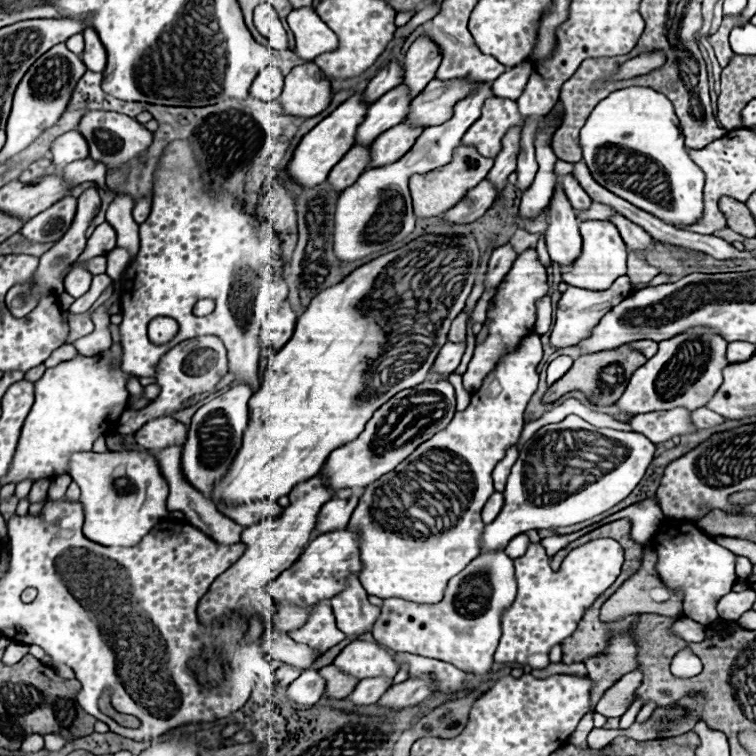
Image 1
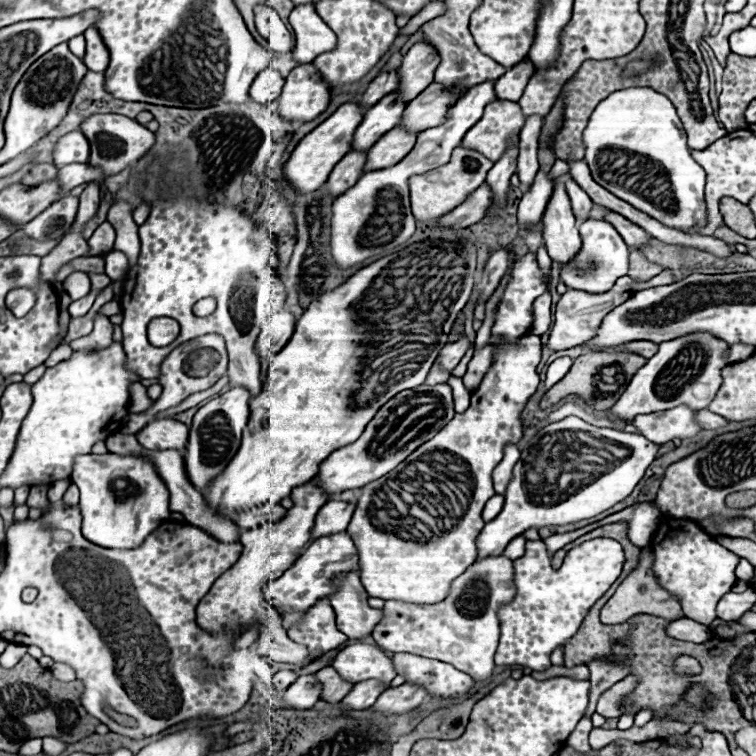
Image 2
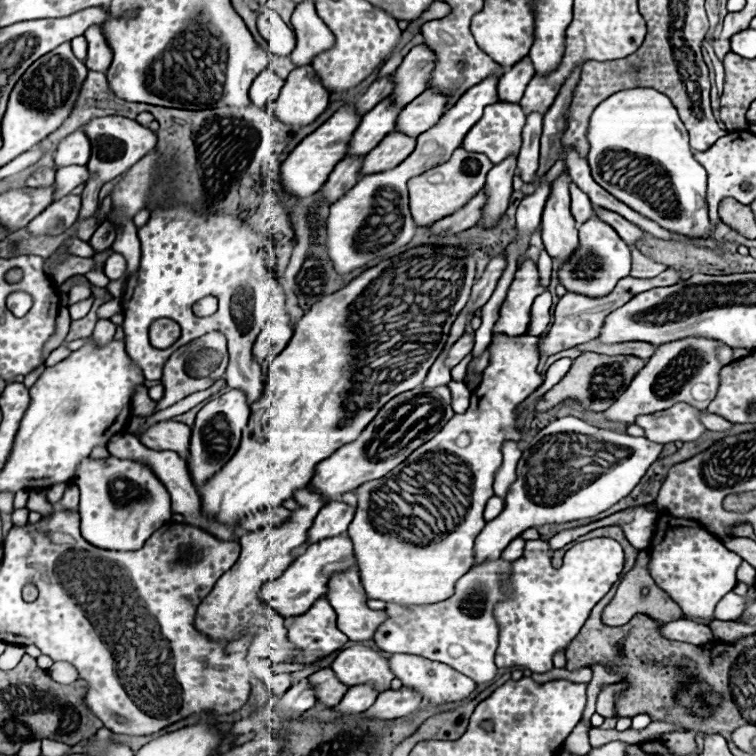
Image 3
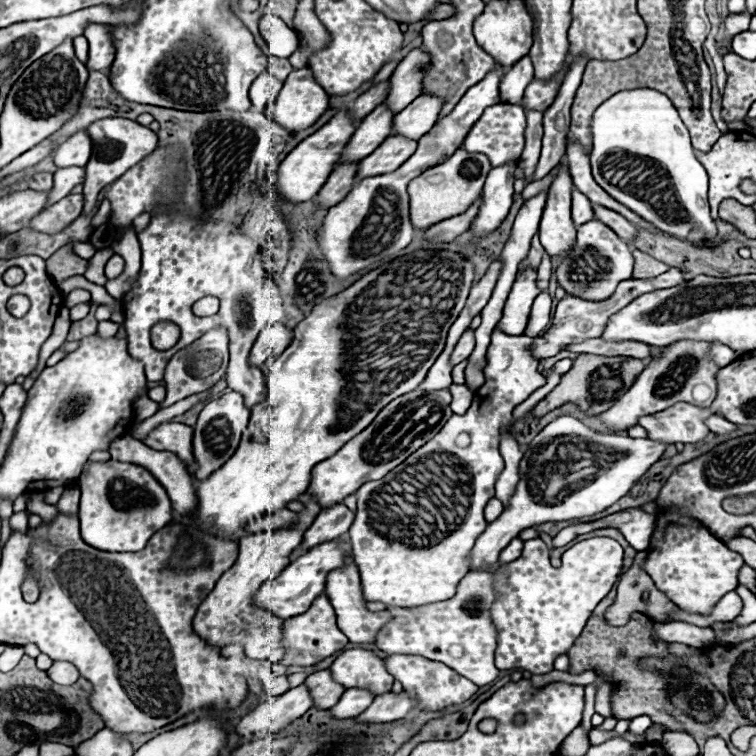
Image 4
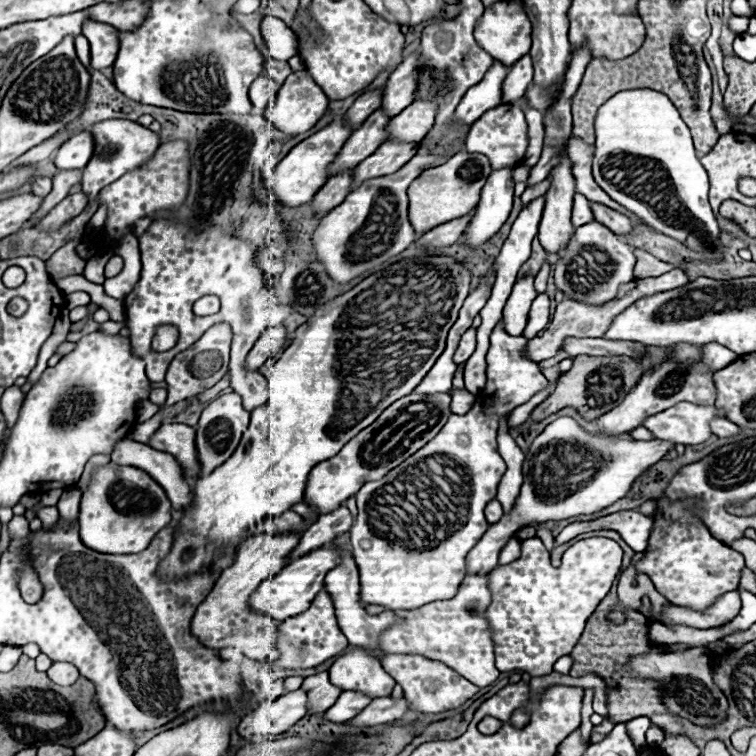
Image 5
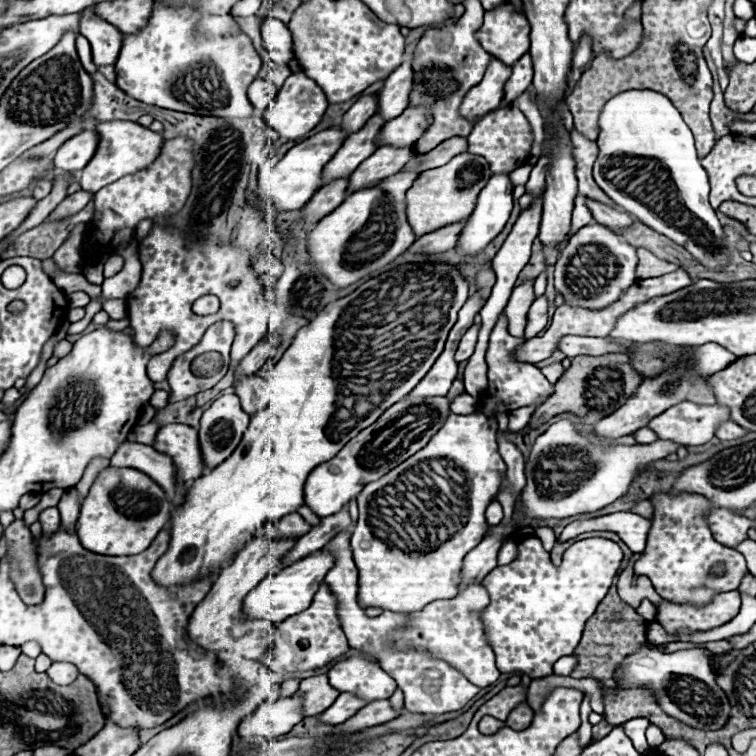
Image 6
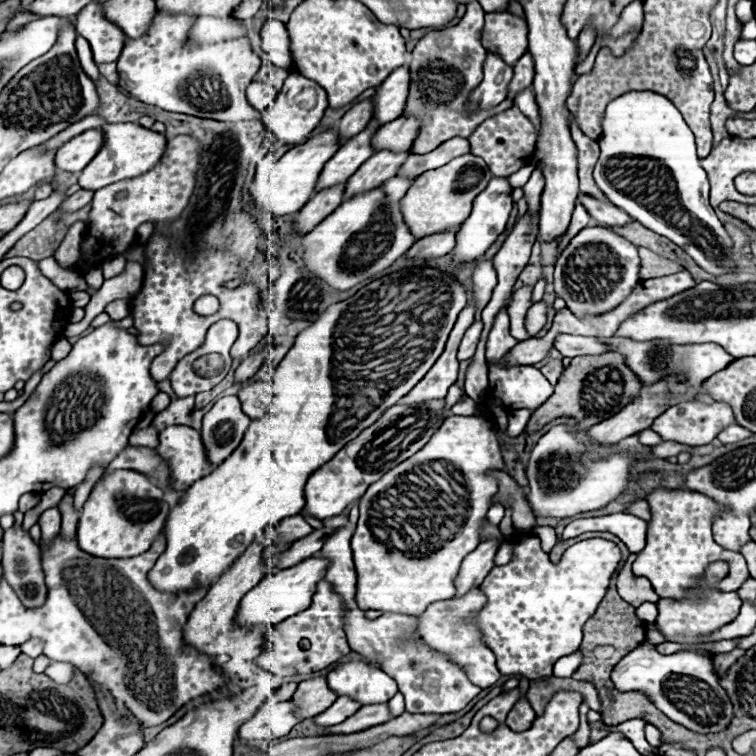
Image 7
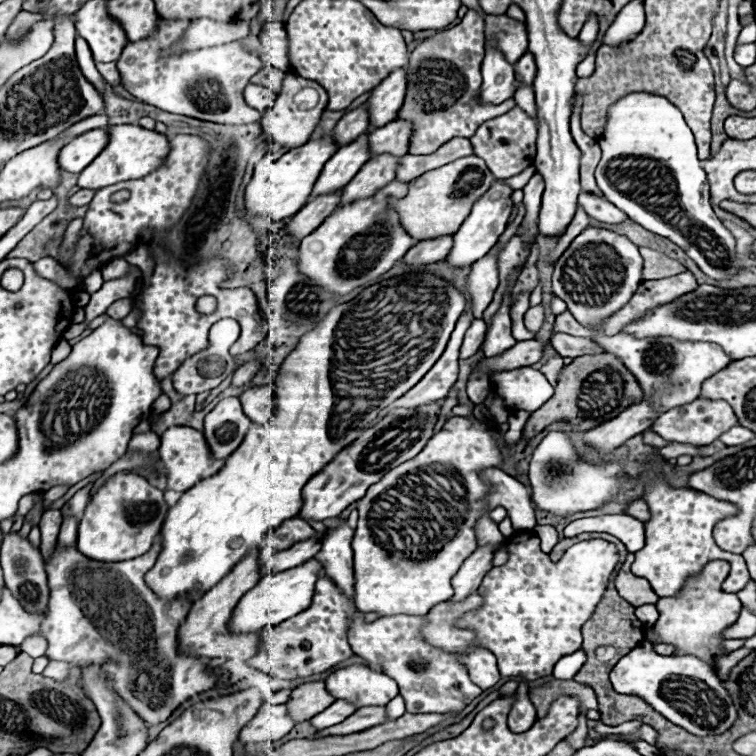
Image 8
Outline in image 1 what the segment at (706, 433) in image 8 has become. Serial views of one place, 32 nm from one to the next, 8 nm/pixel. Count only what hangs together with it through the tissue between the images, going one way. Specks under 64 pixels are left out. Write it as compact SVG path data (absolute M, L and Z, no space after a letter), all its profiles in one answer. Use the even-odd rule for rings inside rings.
M674 408L658 414L638 414L626 422L634 432L644 434L650 442L658 444L670 440L672 436L682 436L694 432L690 422L690 412L686 408Z

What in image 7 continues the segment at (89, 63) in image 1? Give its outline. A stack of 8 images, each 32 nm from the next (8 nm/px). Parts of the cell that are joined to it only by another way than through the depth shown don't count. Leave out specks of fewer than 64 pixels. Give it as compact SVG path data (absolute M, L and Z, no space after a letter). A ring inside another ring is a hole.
M90 2L78 12L76 32L90 42L96 64L116 62L126 38L118 26L102 16L100 2Z

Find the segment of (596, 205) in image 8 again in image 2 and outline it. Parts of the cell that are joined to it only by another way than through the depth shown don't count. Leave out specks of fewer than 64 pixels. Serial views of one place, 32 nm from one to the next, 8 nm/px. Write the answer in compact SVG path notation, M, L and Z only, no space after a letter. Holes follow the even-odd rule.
M616 212L608 214L608 216L606 216L606 222L610 222L610 224L620 232L620 236L622 236L624 242L630 246L630 250L638 250L638 248L646 246L646 238L650 238L640 226L628 222L624 216L620 216L620 214L616 214Z

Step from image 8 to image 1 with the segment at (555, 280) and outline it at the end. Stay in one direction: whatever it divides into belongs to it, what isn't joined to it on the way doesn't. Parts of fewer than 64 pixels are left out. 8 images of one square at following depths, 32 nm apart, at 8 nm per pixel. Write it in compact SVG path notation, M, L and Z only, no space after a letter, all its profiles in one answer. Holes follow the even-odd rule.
M586 220L586 222L580 222L580 234L584 238L582 254L572 264L572 268L568 272L562 272L562 280L570 286L586 288L586 290L610 288L618 276L626 274L628 252L626 252L626 246L620 238L620 234L618 234L618 228L608 220Z

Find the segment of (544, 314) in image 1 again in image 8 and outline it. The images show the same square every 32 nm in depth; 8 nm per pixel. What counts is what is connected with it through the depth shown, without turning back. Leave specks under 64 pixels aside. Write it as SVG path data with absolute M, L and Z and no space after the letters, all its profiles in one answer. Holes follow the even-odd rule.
M542 304L532 306L532 308L526 312L526 316L524 316L524 324L526 324L526 328L528 328L530 332L538 332L538 330L542 328L542 324L544 324L544 306L542 306Z

